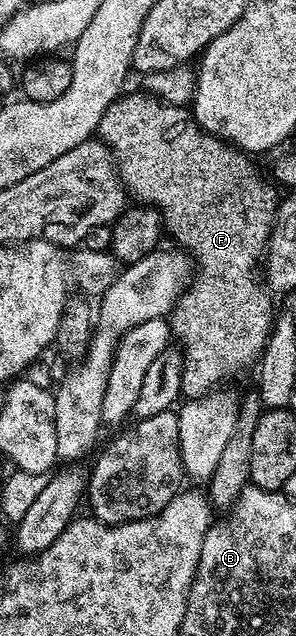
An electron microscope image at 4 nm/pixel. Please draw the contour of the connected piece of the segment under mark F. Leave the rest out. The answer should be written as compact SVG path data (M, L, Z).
M145 92L139 94L124 93L115 99L115 102L108 107L107 111L101 116L97 129L98 137L104 146L113 155L114 167L117 171L119 181L125 187L126 193L131 194L136 203L144 206L150 206L159 211L161 215L161 226L164 231L171 233L171 238L176 247L180 251L189 255L190 261L194 266L193 277L188 281L187 289L179 295L169 313L170 333L173 335L174 341L182 351L183 367L181 367L181 394L184 399L201 398L204 394L212 393L216 389L215 386L222 378L227 378L230 374L235 374L238 370L243 370L252 365L258 359L260 350L267 342L268 333L273 325L273 313L271 314L271 298L272 295L255 279L255 269L260 269L261 263L265 258L267 249L267 239L271 237L271 227L275 225L275 211L277 209L277 197L255 175L255 170L251 167L252 159L246 153L240 152L230 145L224 144L214 135L206 134L203 130L195 125L194 119L190 113L182 106L168 106L160 102L157 98L150 96Z

